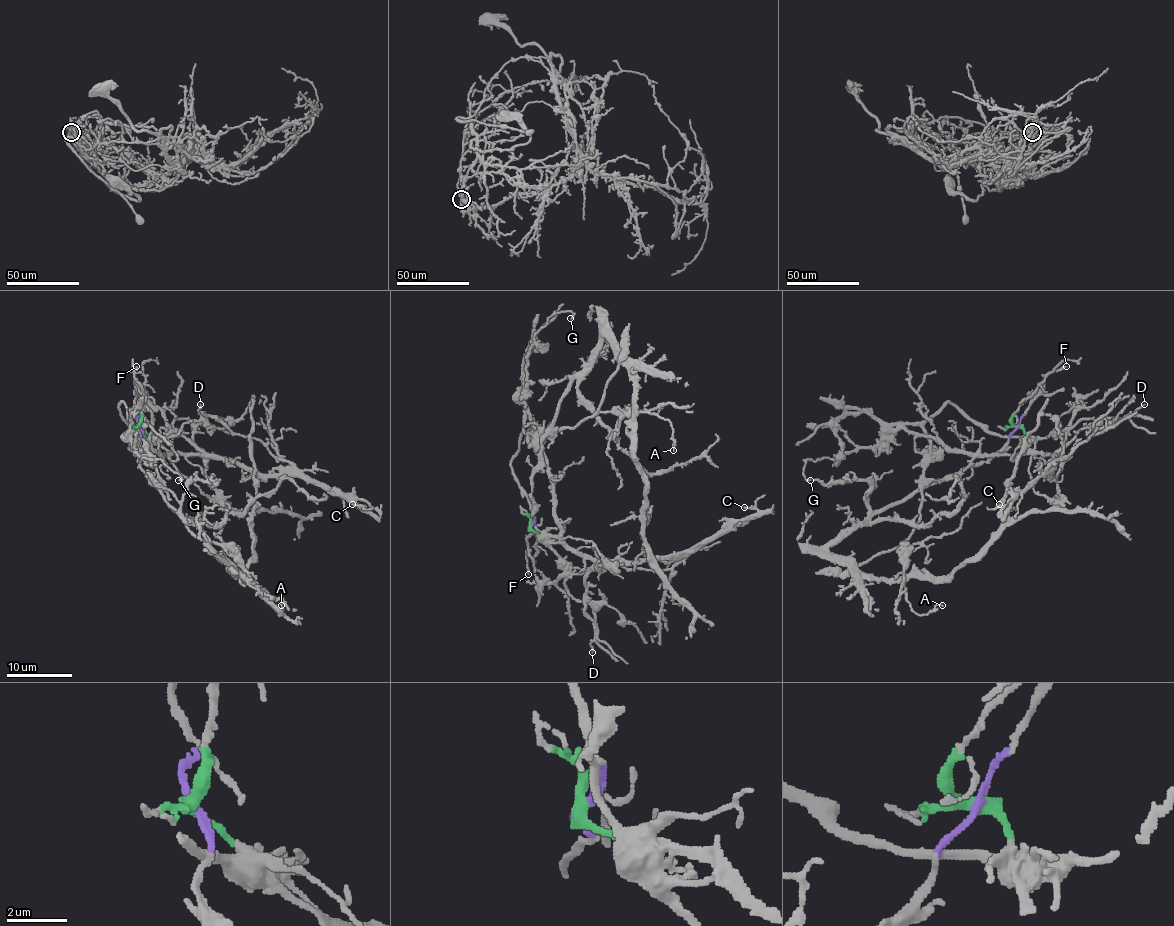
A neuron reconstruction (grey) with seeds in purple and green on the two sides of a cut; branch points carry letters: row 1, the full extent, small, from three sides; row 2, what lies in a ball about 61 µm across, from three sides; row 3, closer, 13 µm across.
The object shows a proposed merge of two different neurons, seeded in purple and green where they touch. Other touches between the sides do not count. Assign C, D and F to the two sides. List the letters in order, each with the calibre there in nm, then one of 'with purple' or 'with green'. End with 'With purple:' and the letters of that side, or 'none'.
C: 160 nm | with green
D: 110 nm | with green
F: 150 nm | with purple
With purple: F

